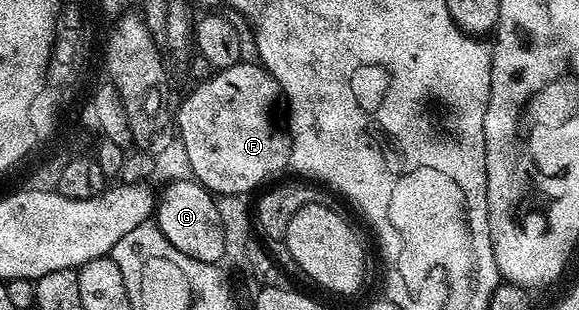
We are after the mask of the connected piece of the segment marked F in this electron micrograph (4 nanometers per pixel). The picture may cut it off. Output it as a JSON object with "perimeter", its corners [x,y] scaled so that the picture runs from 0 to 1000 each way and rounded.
{"perimeter":[[[420,190],[411,210],[370,232],[358,261],[342,265],[335,281],[306,339],[299,377],[306,442],[323,481],[335,581],[371,629],[427,629],[432,610],[446,613],[461,590],[453,584],[465,581],[473,558],[497,542],[503,448],[491,419],[489,429],[482,419],[468,368],[475,323],[484,323],[485,290],[465,226]]]}

